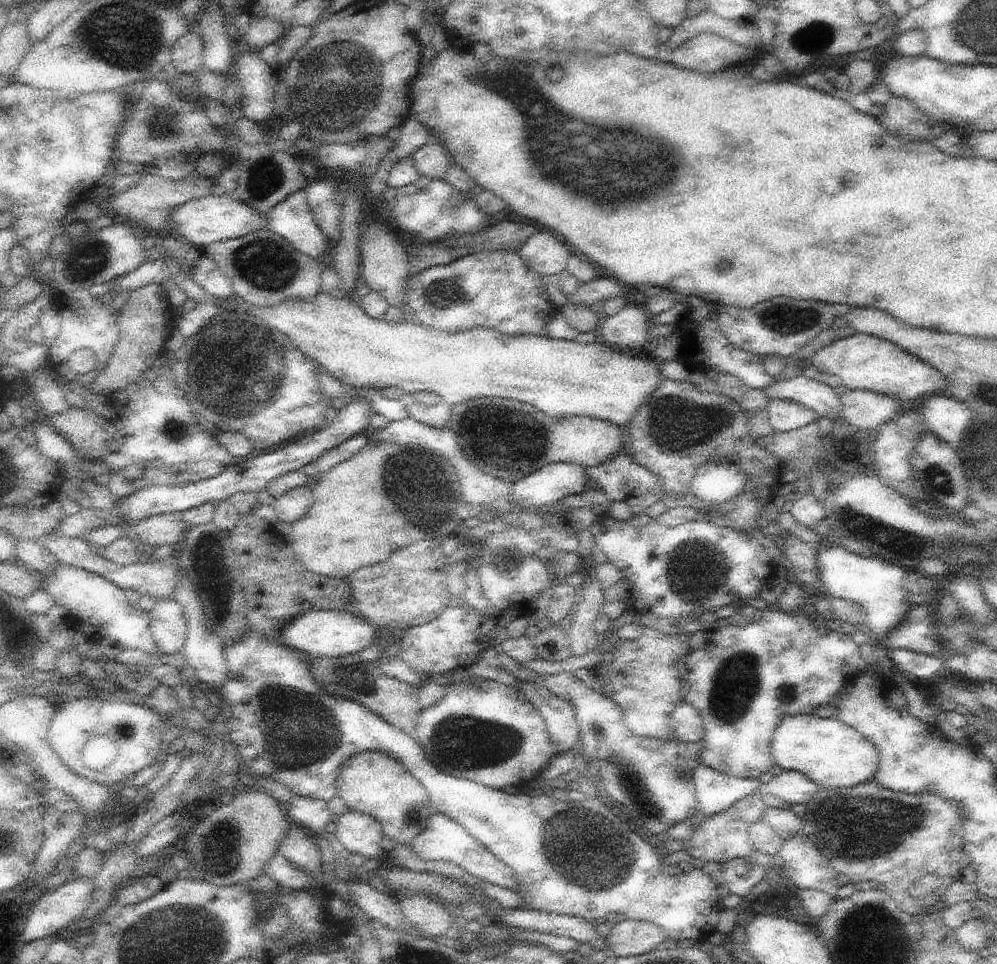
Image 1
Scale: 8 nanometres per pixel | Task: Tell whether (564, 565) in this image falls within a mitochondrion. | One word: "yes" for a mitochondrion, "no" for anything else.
no

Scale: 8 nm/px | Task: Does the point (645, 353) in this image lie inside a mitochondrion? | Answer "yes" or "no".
no

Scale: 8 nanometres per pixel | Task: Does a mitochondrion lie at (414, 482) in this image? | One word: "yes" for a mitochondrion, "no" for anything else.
yes

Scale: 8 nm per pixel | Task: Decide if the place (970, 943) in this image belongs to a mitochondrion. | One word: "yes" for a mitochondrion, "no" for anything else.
no

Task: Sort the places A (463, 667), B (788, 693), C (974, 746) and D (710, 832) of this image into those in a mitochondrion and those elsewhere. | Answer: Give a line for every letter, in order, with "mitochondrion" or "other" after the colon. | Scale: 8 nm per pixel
A: other
B: other
C: other
D: other

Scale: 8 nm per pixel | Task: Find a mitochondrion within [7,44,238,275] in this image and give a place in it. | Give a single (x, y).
(68, 139)

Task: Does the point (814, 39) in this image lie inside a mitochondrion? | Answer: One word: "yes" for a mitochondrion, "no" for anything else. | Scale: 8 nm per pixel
yes

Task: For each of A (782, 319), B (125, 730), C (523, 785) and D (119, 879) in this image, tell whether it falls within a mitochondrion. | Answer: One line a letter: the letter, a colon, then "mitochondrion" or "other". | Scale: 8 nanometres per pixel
A: mitochondrion
B: mitochondrion
C: other
D: other

